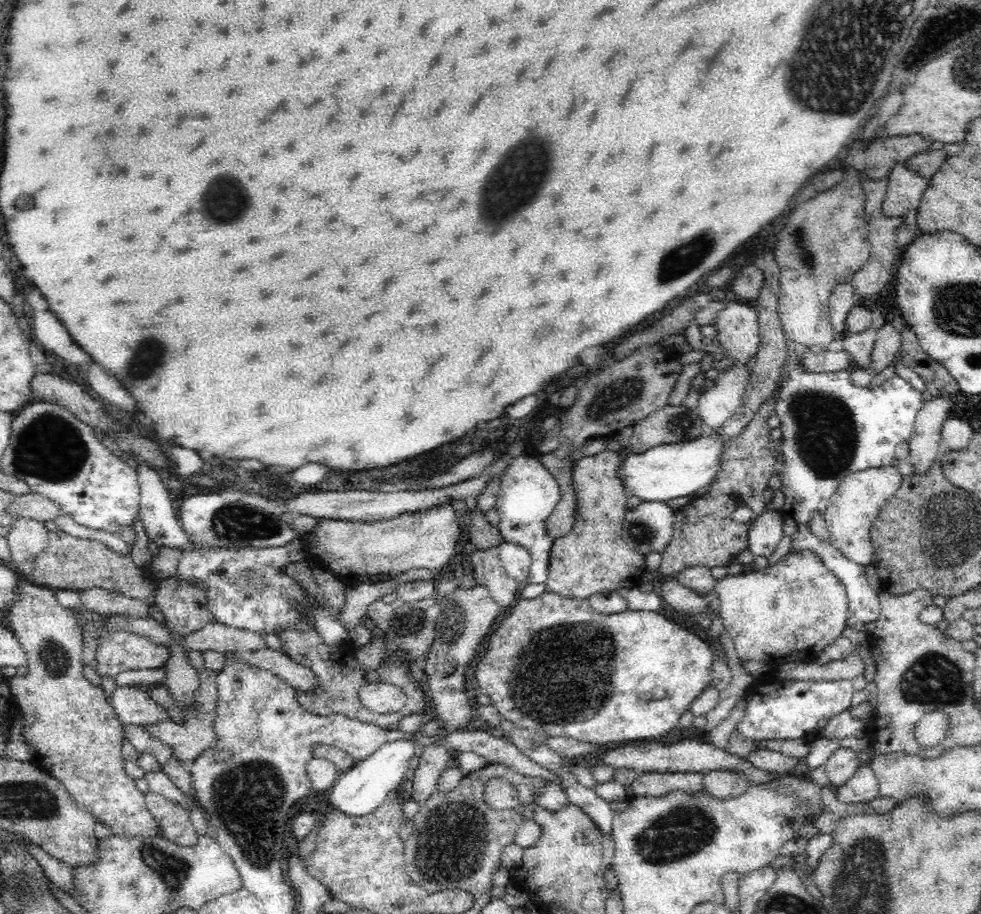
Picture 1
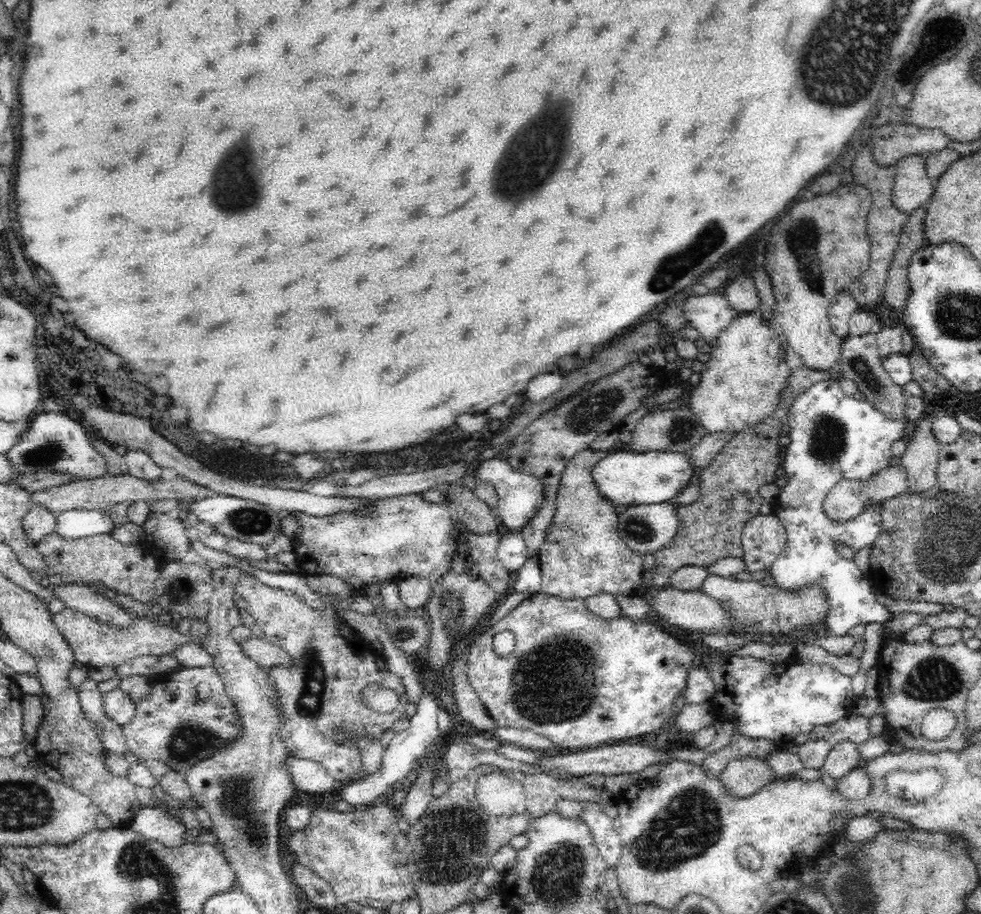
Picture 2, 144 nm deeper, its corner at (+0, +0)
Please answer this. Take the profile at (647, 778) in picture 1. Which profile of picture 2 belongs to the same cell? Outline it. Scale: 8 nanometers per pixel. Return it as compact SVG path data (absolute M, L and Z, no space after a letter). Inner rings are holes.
M734 722L734 738L732 738L732 742L726 748L710 754L702 762L704 772L710 772L710 774L718 776L718 774L722 774L728 768L728 764L732 760L738 760L738 758L744 758L744 756L754 756L754 758L762 758L764 760L766 756L770 756L776 750L778 742L746 738L744 734L738 732L736 726L738 726L738 722Z

